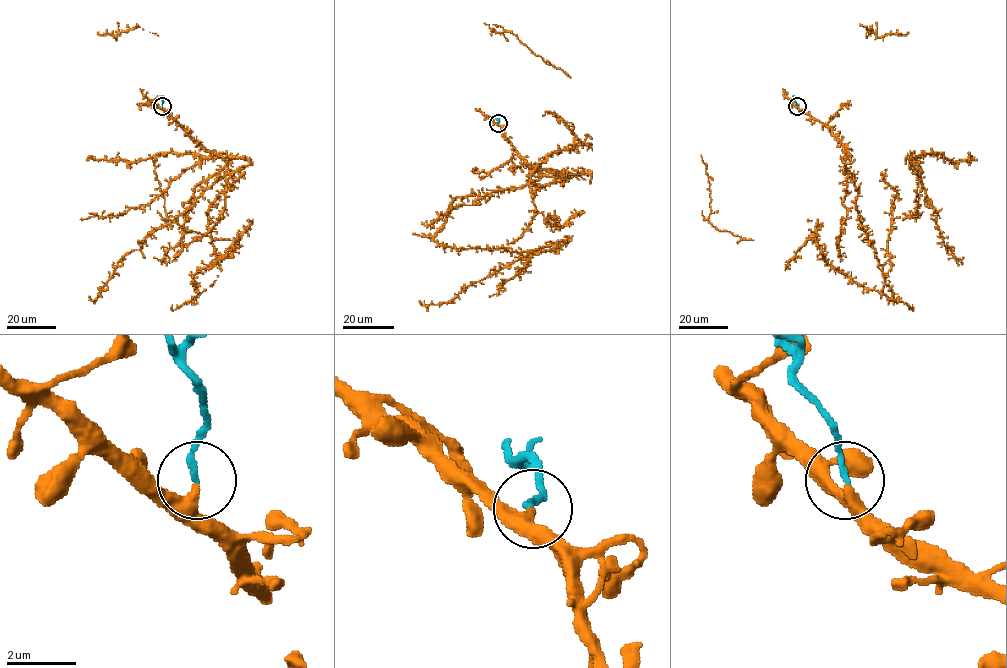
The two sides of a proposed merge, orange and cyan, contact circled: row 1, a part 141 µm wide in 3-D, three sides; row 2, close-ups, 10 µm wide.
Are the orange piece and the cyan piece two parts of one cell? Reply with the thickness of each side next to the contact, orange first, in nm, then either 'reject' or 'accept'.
280/160 nm | reject

